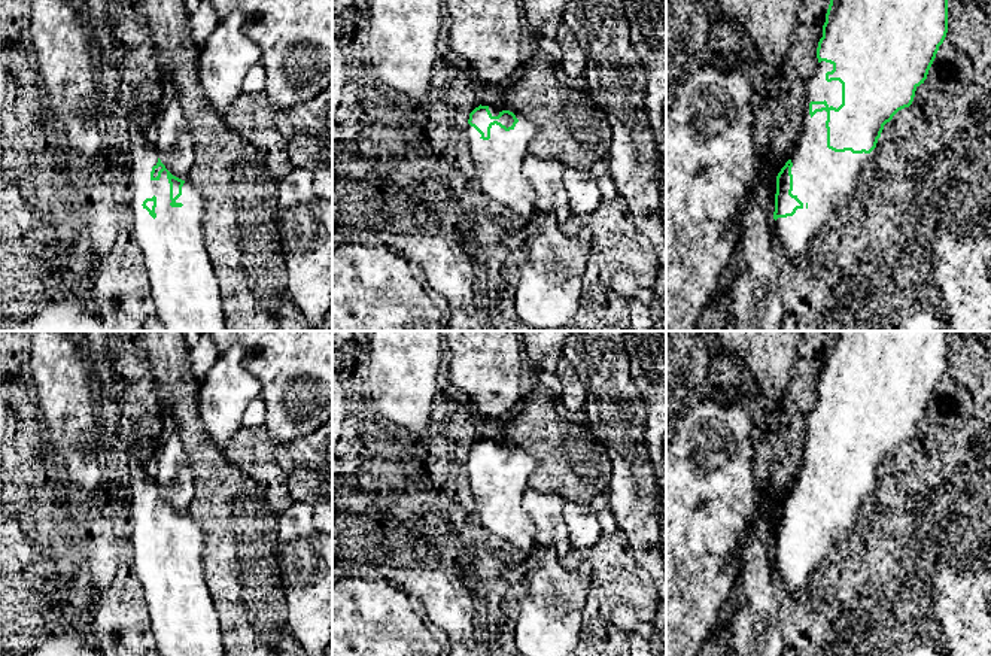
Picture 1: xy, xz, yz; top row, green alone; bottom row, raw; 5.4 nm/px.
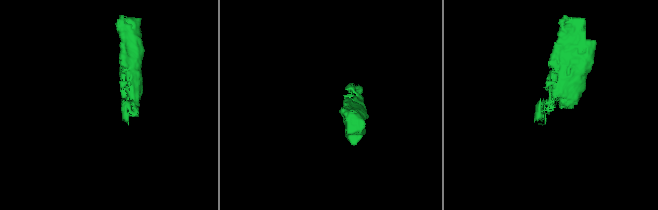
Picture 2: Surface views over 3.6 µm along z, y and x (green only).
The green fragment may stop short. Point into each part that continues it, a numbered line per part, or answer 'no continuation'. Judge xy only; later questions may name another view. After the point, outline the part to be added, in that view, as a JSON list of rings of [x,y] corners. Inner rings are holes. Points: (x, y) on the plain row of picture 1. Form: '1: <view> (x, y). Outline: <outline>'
1: xy (182, 613). Outline: [[[130,437],[128,440],[133,443],[133,450],[127,456],[127,474],[131,480],[128,504],[133,517],[134,570],[143,587],[158,652],[161,656],[225,656],[219,617],[206,583],[203,535],[195,529],[192,519],[185,514],[182,529],[176,534],[183,540],[170,540],[167,505],[164,504],[158,514],[151,513],[152,501],[158,496],[152,464],[142,461],[139,438]],[[153,529],[156,531],[155,553],[142,540]]]

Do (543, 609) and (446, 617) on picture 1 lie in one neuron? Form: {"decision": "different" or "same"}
{"decision": "different"}

